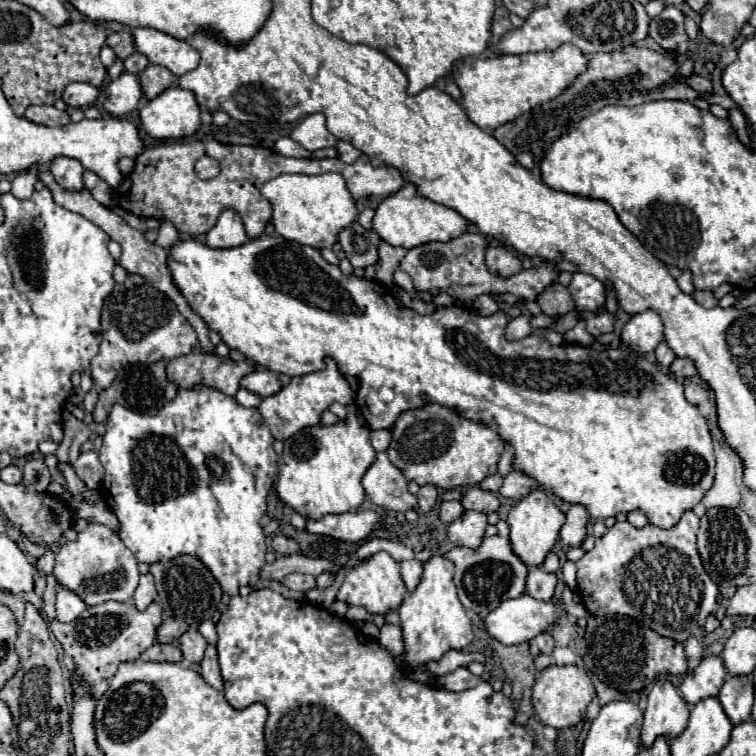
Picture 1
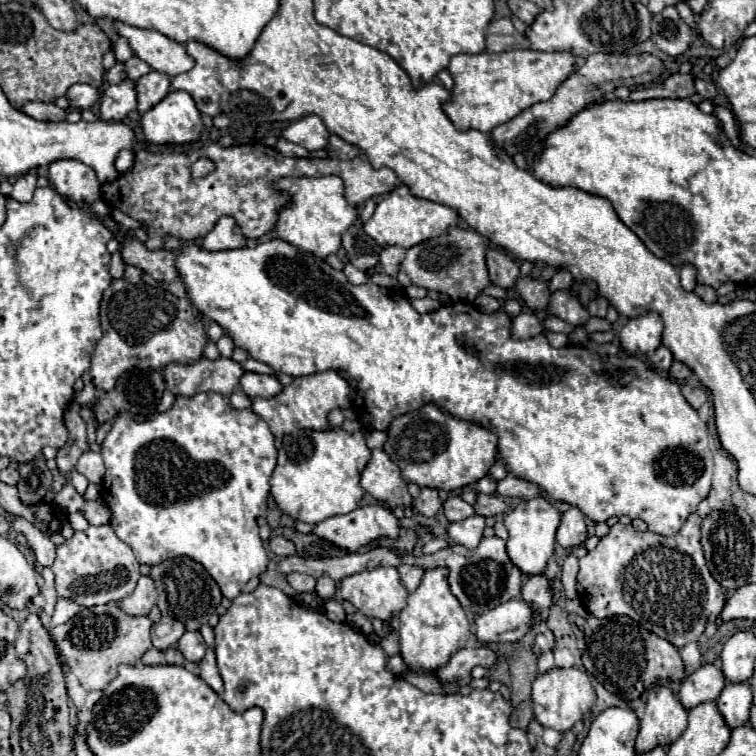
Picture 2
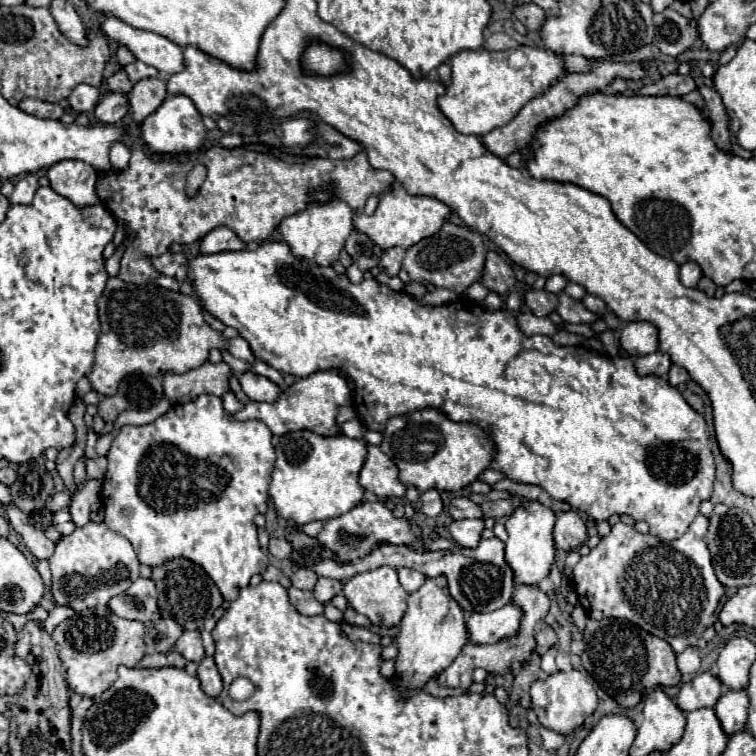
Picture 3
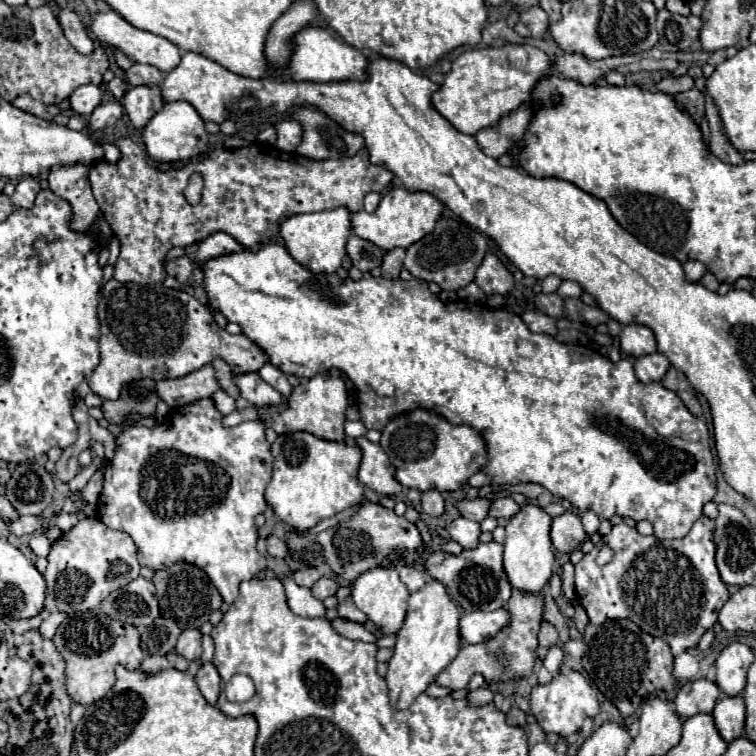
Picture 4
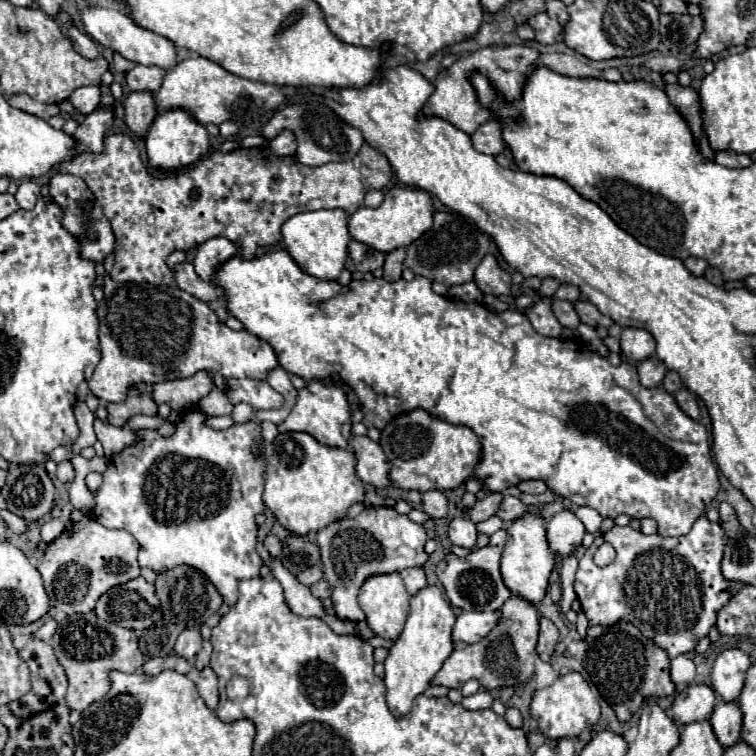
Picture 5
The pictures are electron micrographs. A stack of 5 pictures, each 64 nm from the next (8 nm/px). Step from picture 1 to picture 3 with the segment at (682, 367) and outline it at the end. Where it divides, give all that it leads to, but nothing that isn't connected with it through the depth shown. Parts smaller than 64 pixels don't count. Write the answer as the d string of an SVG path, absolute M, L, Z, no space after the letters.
M672 364L670 372L668 372L668 384L670 384L672 388L678 388L678 386L684 384L684 382L688 382L688 372L686 372L684 368Z

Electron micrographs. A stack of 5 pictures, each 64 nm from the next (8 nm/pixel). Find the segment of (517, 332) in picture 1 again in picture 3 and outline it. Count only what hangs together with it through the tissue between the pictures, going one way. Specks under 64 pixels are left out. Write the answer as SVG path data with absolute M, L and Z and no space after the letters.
M524 312L518 314L518 324L522 328L522 332L526 336L534 336L534 334L546 334L546 336L554 336L556 334L556 326L550 318L538 318L532 312Z

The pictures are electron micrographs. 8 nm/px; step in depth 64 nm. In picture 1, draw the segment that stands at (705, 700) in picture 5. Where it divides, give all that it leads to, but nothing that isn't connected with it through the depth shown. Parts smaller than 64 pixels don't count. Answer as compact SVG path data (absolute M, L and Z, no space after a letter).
M708 656L704 658L692 672L688 672L680 684L682 698L694 706L704 698L718 696L722 684L724 684L726 672L720 656Z

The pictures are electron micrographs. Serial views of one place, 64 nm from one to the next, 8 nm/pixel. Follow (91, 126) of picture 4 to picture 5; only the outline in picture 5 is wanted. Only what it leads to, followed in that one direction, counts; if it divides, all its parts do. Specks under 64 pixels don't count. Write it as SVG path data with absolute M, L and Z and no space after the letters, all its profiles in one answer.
M96 110L88 114L76 128L74 132L74 142L76 142L76 152L102 152L102 140L112 124L112 112L110 110Z

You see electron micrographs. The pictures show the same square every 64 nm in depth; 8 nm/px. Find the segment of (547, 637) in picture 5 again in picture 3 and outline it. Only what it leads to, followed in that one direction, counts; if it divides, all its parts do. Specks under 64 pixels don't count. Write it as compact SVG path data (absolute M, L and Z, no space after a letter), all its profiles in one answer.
M544 626L540 632L536 632L536 642L538 642L536 652L542 656L550 646L554 646L554 644L556 644L556 640L558 640L556 632L554 632L550 626Z

